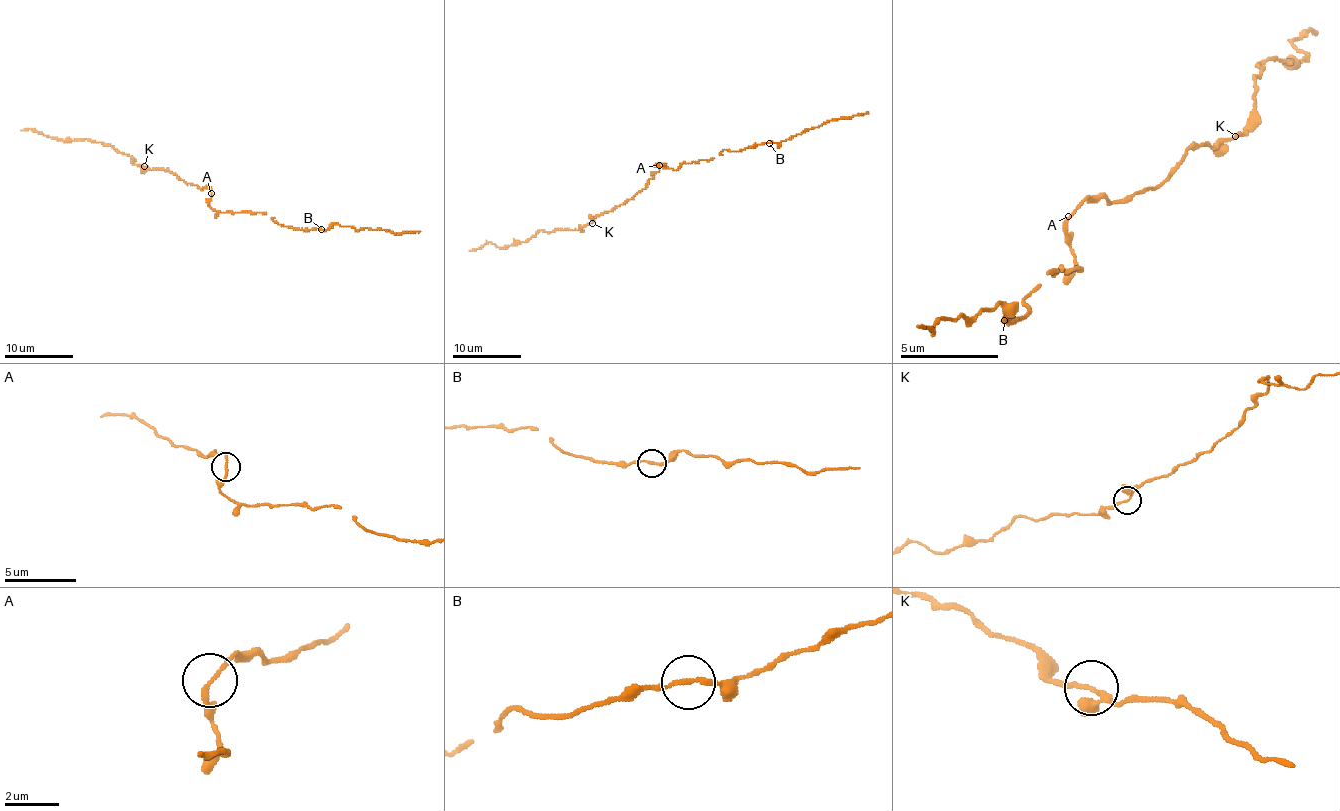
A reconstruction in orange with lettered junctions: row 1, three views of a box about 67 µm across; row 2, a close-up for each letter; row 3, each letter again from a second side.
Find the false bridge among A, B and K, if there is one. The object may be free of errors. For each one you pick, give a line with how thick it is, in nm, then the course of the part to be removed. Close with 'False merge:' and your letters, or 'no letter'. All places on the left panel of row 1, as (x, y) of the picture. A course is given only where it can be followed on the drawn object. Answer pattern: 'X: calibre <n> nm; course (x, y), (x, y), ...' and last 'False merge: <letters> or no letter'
False merge: no letter

